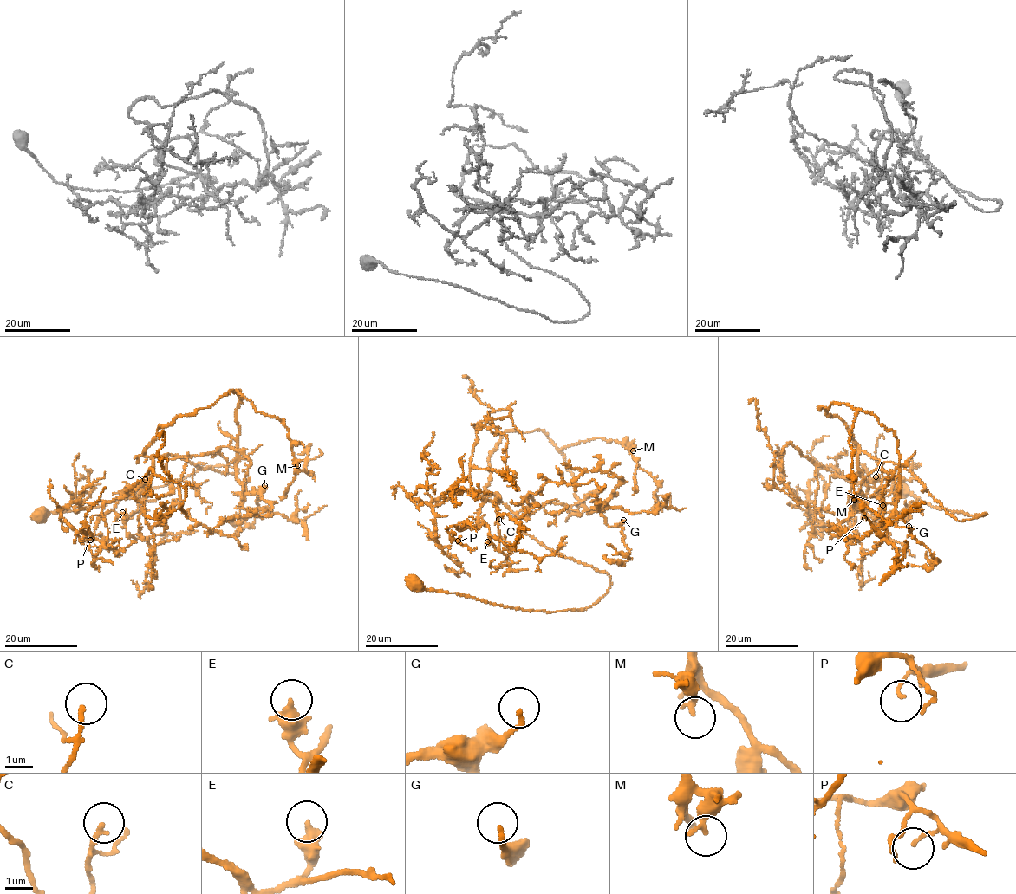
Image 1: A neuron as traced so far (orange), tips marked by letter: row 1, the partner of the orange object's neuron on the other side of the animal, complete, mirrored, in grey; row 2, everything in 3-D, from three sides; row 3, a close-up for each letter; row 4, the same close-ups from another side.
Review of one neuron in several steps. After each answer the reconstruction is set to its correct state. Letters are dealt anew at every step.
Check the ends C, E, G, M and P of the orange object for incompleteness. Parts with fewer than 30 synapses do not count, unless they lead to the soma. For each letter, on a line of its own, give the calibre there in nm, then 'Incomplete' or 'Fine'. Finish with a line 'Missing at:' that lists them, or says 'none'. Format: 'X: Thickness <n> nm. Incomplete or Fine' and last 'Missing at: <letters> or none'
C: Thickness 180 nm. Fine
E: Thickness 460 nm. Fine
G: Thickness 170 nm. Fine
M: Thickness 260 nm. Fine
P: Thickness 110 nm. Fine
Missing at: none

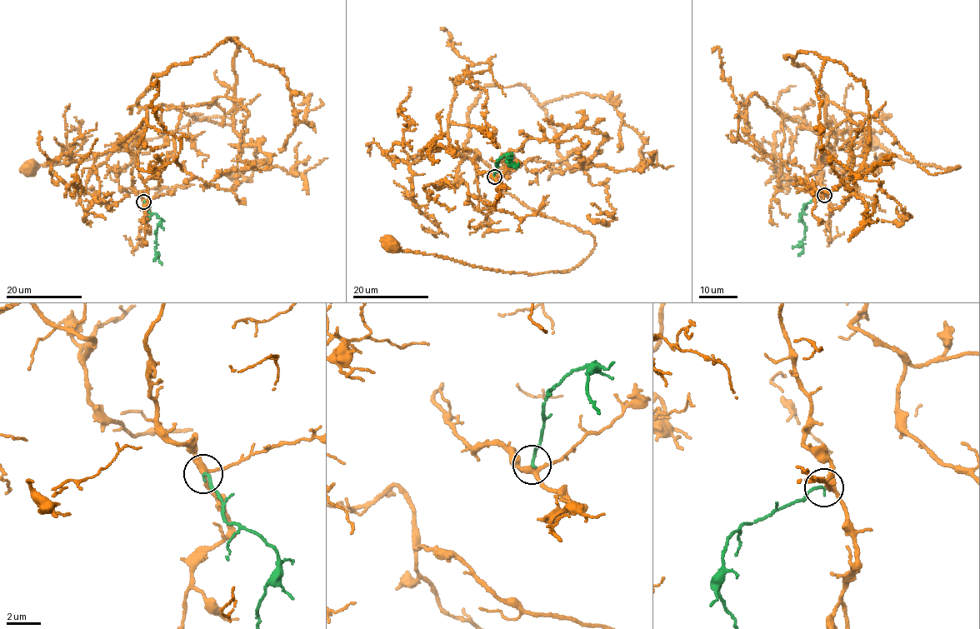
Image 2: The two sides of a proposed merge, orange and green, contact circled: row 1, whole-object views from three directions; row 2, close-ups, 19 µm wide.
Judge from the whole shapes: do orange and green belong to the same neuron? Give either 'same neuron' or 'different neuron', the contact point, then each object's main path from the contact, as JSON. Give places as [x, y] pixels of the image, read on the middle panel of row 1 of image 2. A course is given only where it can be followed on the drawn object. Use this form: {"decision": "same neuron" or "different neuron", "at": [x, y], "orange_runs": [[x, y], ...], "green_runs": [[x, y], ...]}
{"decision": "same neuron", "at": [494, 177], "orange_runs": [[493, 177], [472, 161], [475, 150], [502, 188], [588, 232], [595, 248], [568, 270], [532, 275], [393, 245]], "green_runs": [[493, 177], [497, 161], [502, 157], [509, 156], [507, 162], [514, 167], [518, 163]]}

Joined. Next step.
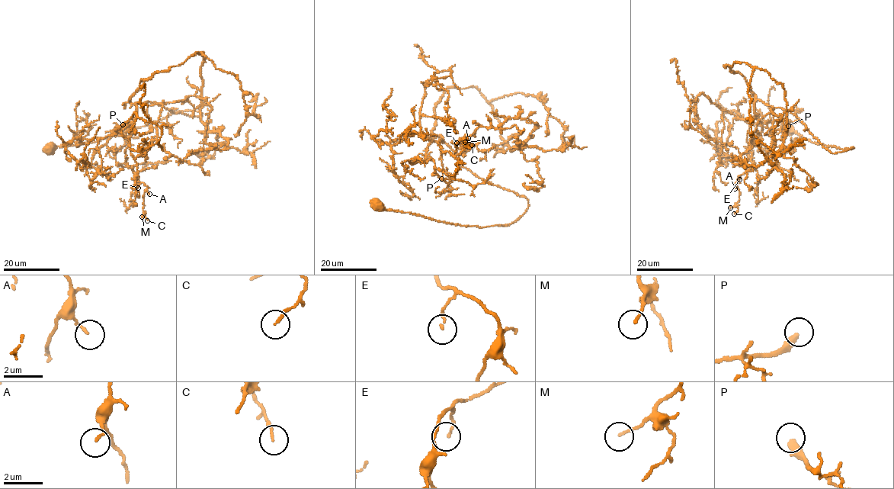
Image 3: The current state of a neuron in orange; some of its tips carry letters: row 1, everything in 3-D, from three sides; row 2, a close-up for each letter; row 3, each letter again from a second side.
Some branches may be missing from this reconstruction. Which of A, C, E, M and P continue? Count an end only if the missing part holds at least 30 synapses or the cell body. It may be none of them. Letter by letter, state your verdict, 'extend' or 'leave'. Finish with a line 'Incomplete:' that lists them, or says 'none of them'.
A: leave
C: leave
E: leave
M: leave
P: extend
Incomplete: P

